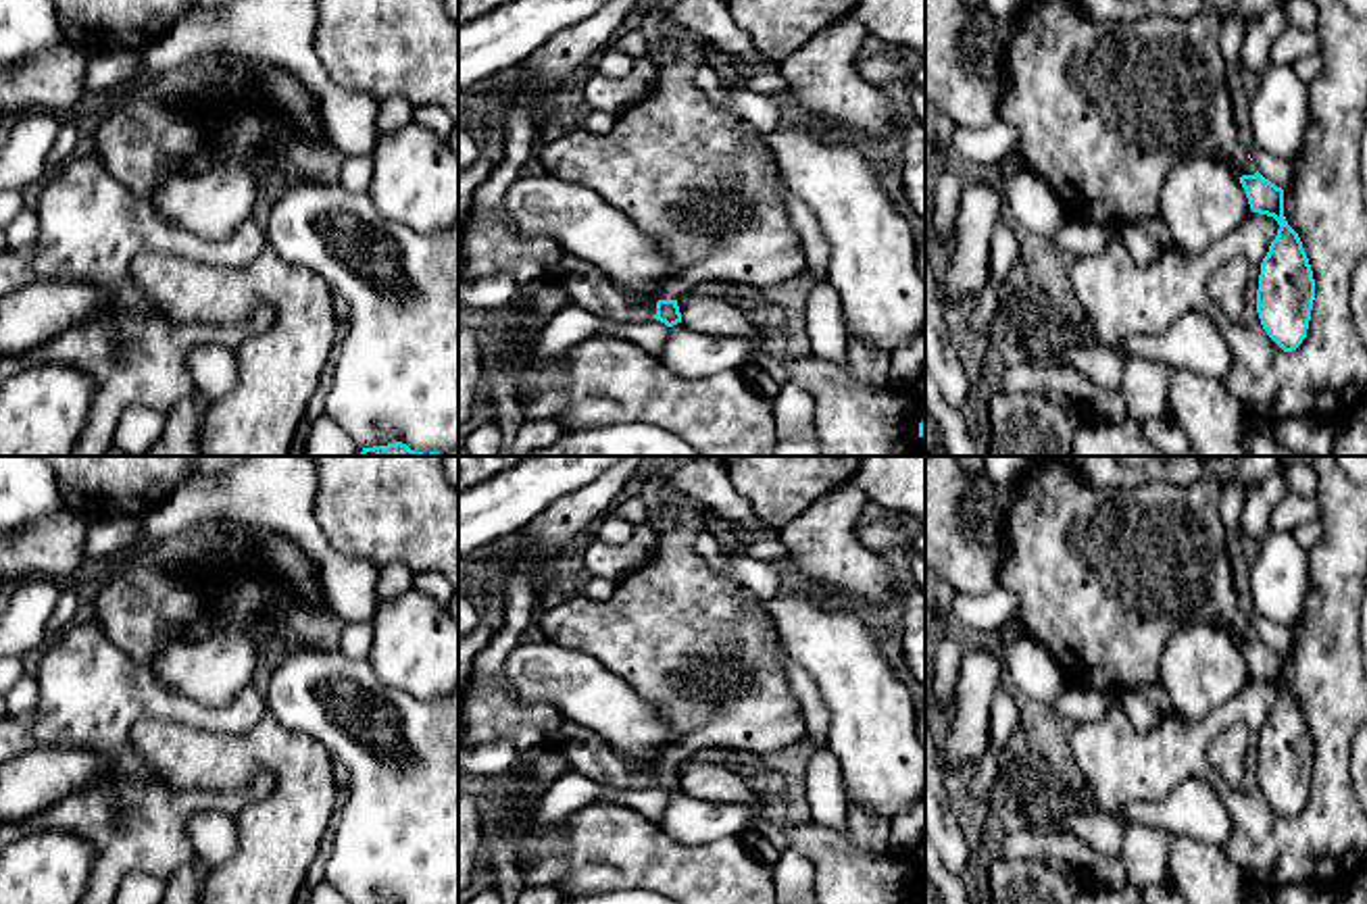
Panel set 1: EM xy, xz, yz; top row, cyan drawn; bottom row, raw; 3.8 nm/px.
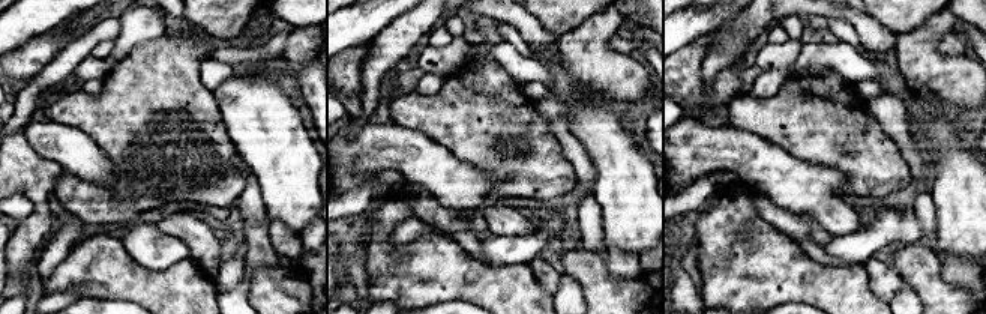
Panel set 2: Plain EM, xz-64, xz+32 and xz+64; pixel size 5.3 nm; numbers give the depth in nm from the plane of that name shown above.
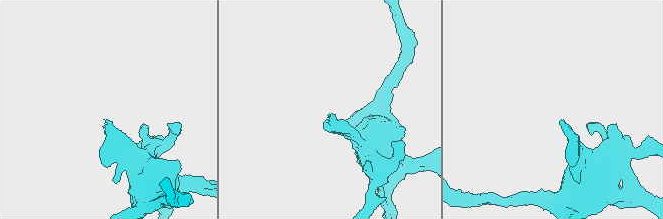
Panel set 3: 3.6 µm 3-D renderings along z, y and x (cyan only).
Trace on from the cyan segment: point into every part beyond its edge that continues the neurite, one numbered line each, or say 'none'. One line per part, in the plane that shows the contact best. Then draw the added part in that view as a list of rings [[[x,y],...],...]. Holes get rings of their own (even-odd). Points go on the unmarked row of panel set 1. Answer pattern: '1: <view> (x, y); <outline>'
1: xz (684, 636); [[[690,527],[658,533],[650,560],[617,581],[611,600],[596,602],[579,594],[542,614],[548,642],[594,656],[656,708],[671,729],[665,754],[633,760],[621,756],[592,729],[565,721],[550,746],[575,773],[596,783],[646,789],[654,785],[658,767],[675,767],[700,750],[769,754],[806,733],[800,702],[788,683],[777,631],[767,621],[767,606],[748,600],[740,581],[715,571],[698,554],[698,533]]]

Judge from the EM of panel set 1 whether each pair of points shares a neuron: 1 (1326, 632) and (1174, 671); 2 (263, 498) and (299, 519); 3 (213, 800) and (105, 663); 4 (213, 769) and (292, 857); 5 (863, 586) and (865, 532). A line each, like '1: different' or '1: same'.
1: different
2: same
3: same
4: same
5: different

